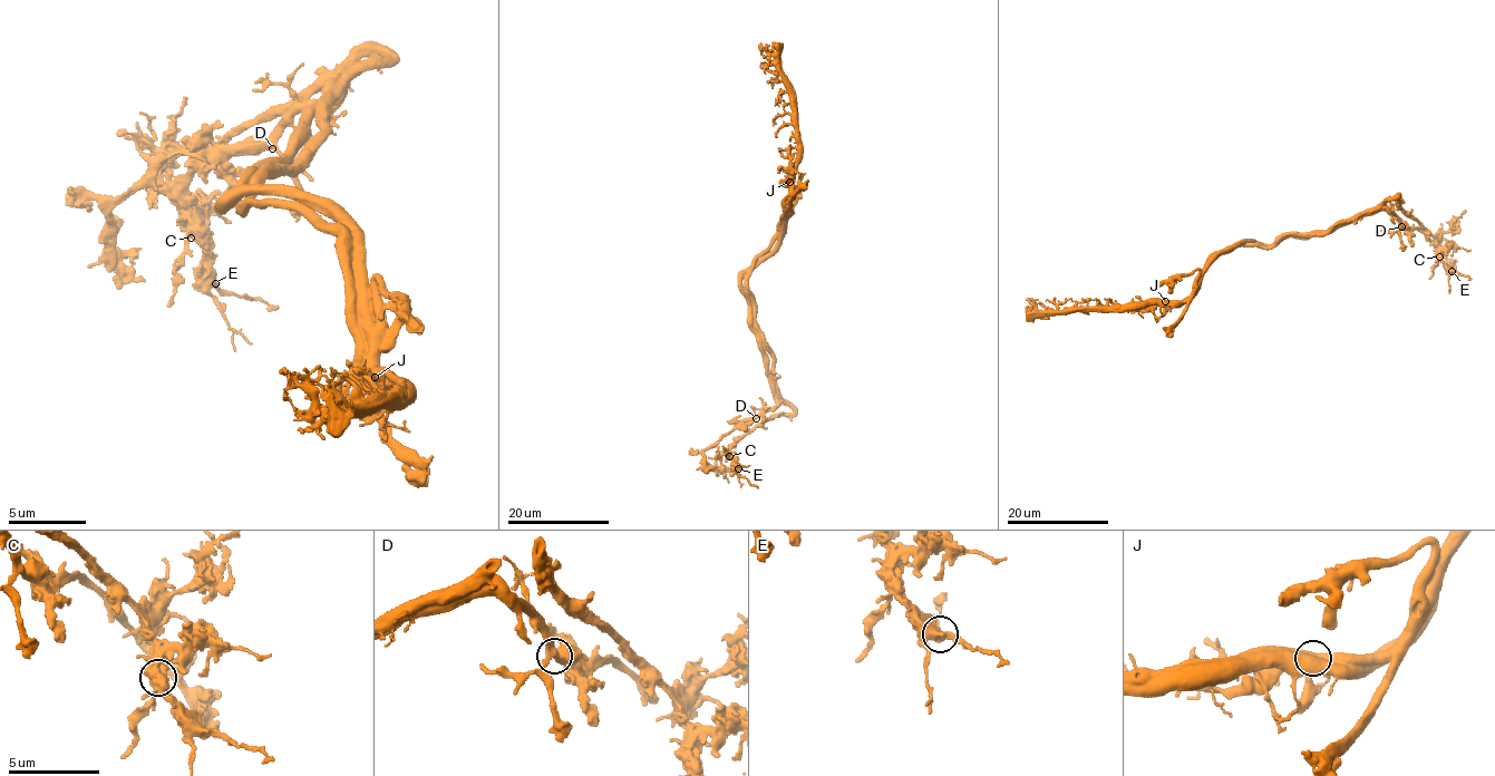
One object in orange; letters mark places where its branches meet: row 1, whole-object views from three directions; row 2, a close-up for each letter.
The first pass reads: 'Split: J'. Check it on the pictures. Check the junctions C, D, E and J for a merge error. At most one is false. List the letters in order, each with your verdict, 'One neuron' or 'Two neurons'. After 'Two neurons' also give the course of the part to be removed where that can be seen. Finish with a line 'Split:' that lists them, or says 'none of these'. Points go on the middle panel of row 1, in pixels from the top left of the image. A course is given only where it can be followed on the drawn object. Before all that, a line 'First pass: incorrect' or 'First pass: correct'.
First pass: correct
C: One neuron
D: One neuron
E: One neuron
J: Two neurons. Course of the part to remove: (789, 183), (782, 238), (741, 280), (776, 404), (743, 419), (710, 445), (705, 450), (707, 473)
Split: J

